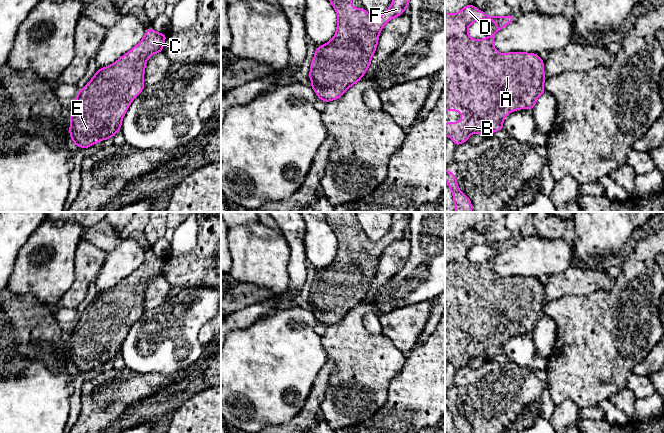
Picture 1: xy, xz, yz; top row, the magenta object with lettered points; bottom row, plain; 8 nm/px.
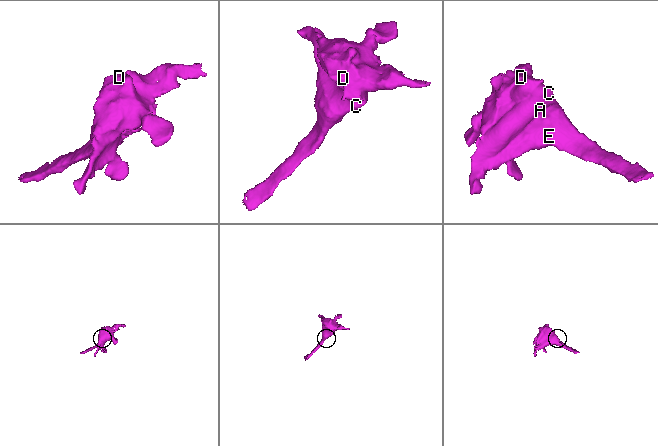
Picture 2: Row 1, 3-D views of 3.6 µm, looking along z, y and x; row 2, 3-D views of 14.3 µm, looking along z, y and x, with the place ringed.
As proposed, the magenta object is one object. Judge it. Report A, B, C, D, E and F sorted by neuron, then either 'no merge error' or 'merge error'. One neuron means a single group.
A B C D E F | no merge error

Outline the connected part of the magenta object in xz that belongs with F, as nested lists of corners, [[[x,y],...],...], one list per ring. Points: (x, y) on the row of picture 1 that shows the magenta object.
[[[352,0],[329,1],[337,14],[337,29],[330,41],[315,47],[308,75],[318,99],[327,103],[362,79],[383,27],[409,6],[409,0],[392,0],[382,15],[374,17],[364,8],[353,8]]]

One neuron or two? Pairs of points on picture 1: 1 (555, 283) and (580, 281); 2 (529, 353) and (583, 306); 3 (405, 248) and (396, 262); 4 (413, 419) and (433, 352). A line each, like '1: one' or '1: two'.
1: one
2: two
3: one
4: one

